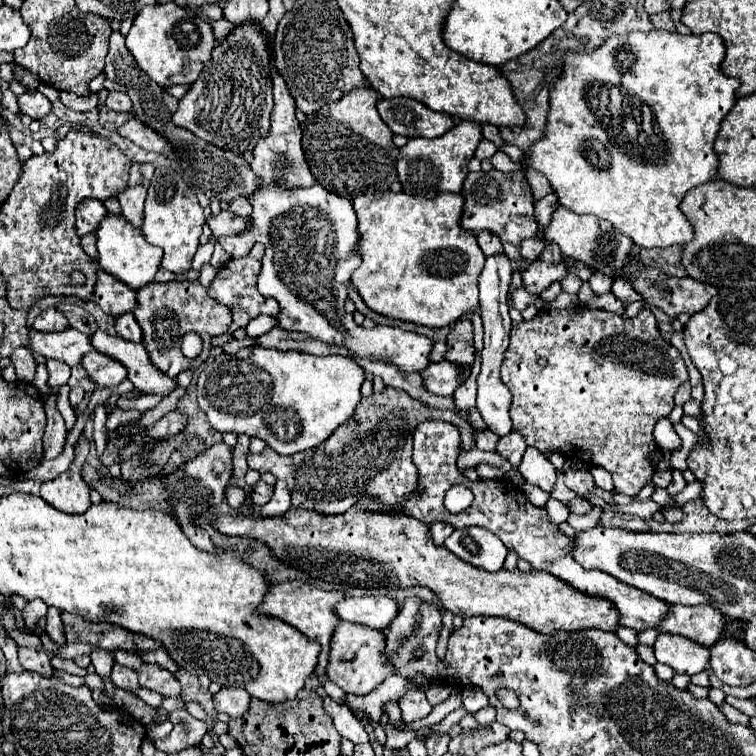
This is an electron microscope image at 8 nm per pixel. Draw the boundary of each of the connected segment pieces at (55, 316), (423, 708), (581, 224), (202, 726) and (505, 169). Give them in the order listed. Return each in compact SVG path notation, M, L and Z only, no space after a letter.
M50 307L48 311L44 311L36 317L34 329L38 329L38 331L64 331L64 329L68 329L68 319L64 317L62 311Z
M406 691L400 699L398 699L398 705L400 705L400 713L402 713L402 721L404 723L414 723L422 717L426 717L432 707L424 695L424 691Z
M558 207L552 223L546 227L546 239L560 245L564 259L582 261L590 269L604 273L608 277L616 277L618 271L622 271L626 259L630 257L632 245L634 245L630 237L624 237L618 229L610 227L610 223L594 215L574 215L572 211L566 211L564 207Z
M178 709L170 713L170 721L174 723L174 729L168 737L154 741L154 747L158 751L170 753L170 751L182 751L190 745L198 745L202 741L202 735L208 731L206 723L200 719L194 719L188 715L186 709Z
M502 151L494 153L494 157L492 157L490 161L492 161L494 169L496 169L496 171L502 171L502 173L514 173L514 171L522 171L522 169L524 169L522 165L510 161L508 155L502 155Z

